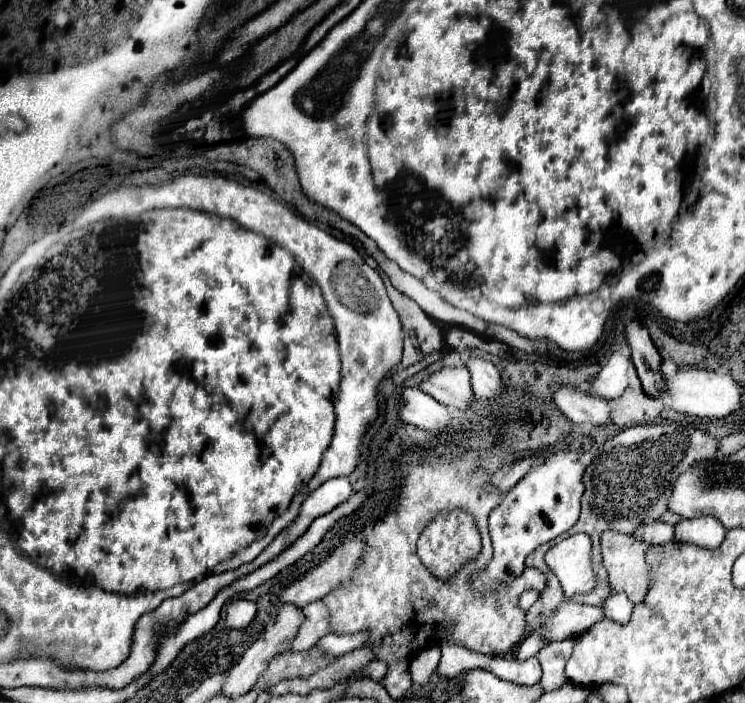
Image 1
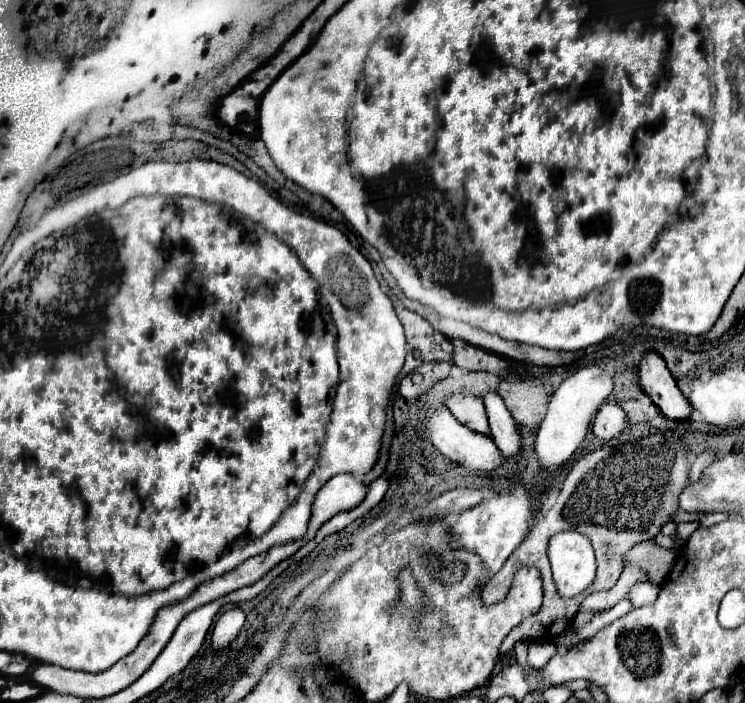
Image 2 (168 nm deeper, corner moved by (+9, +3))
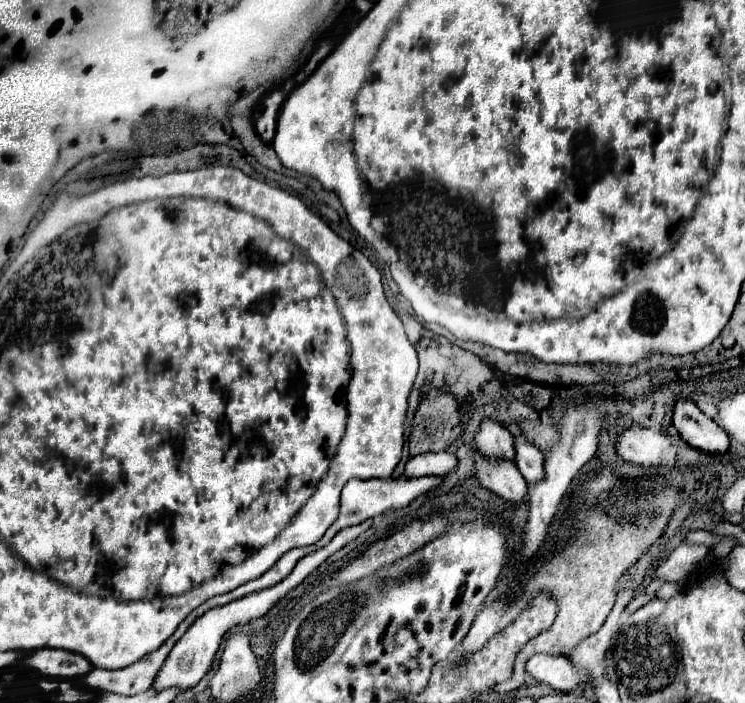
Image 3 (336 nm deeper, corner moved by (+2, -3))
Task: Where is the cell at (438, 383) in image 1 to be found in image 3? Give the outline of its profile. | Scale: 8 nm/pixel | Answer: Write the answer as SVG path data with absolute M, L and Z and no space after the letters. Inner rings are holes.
M485 418L481 422L481 426L475 434L475 444L477 444L477 450L485 456L507 458L507 460L515 458L511 432L503 424L499 424L491 418Z

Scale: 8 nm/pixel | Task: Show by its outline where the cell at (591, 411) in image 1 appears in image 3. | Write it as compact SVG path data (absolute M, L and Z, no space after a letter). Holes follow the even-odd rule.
M625 428L615 436L615 450L627 462L659 466L663 462L663 450L673 442L653 428Z

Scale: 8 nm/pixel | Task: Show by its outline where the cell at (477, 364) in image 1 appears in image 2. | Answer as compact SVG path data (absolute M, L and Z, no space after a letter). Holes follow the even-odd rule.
M486 394L484 396L486 412L488 412L488 422L492 430L492 440L500 448L500 452L508 458L514 458L522 450L522 438L516 428L514 418L510 416L508 408L504 406L502 398L498 394Z

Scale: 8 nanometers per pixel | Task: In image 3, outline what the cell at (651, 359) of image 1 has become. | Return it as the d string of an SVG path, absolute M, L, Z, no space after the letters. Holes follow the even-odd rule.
M679 400L673 408L673 426L681 438L705 452L725 452L729 448L729 436L711 418L707 418L695 402Z

